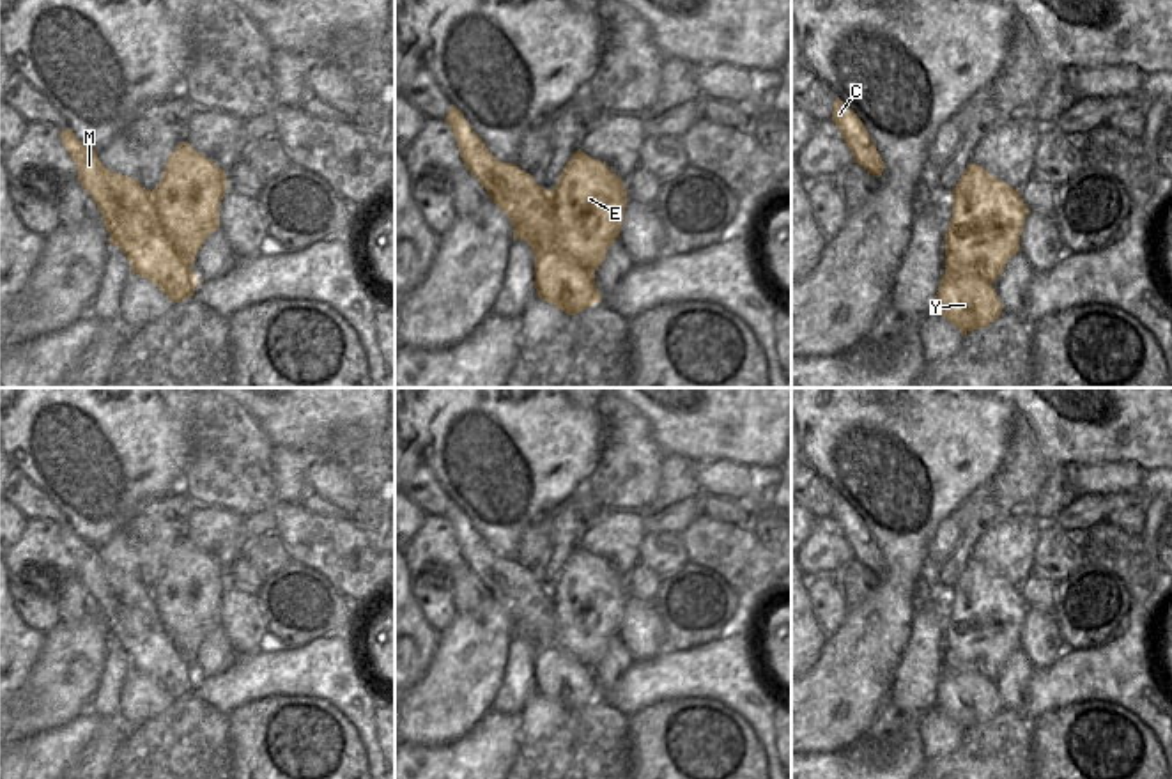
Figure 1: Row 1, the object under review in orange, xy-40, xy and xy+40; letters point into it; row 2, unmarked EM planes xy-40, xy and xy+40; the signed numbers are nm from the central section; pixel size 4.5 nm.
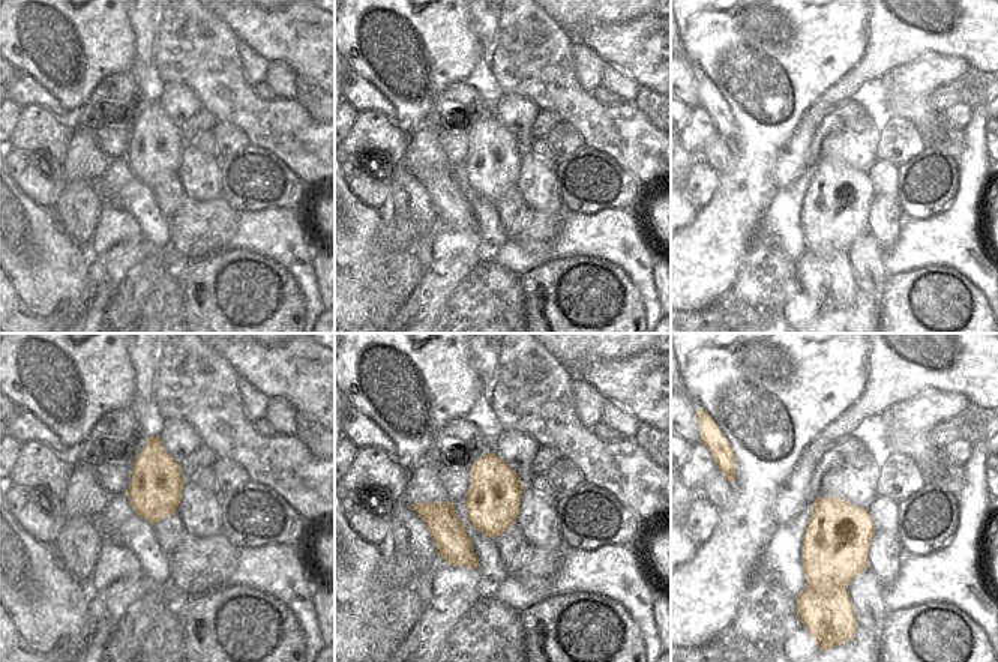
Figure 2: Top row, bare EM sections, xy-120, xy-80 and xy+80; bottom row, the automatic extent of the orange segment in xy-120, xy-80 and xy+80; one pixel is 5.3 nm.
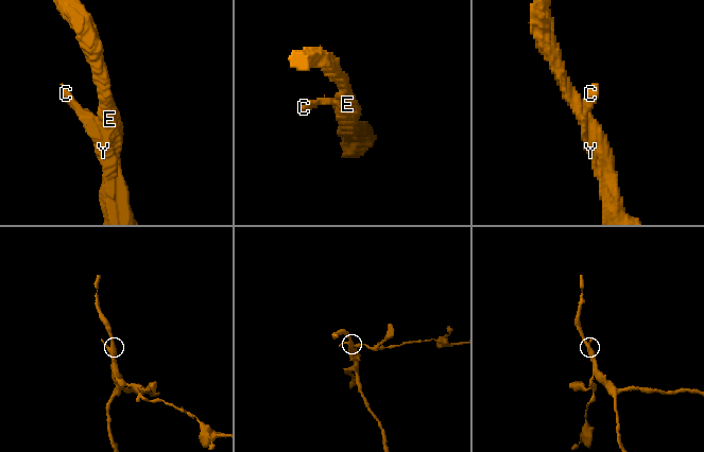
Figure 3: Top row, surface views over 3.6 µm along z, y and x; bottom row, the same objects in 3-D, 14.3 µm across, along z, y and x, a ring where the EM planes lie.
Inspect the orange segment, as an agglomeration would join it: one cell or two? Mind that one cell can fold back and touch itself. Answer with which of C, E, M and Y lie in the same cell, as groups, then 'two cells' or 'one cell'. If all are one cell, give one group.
C M Y / E | two cells

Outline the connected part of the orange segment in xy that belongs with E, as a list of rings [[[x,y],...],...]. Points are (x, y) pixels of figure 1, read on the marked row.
[[[579,149],[552,189],[556,243],[595,273],[620,237],[627,200],[623,181],[605,163]]]

